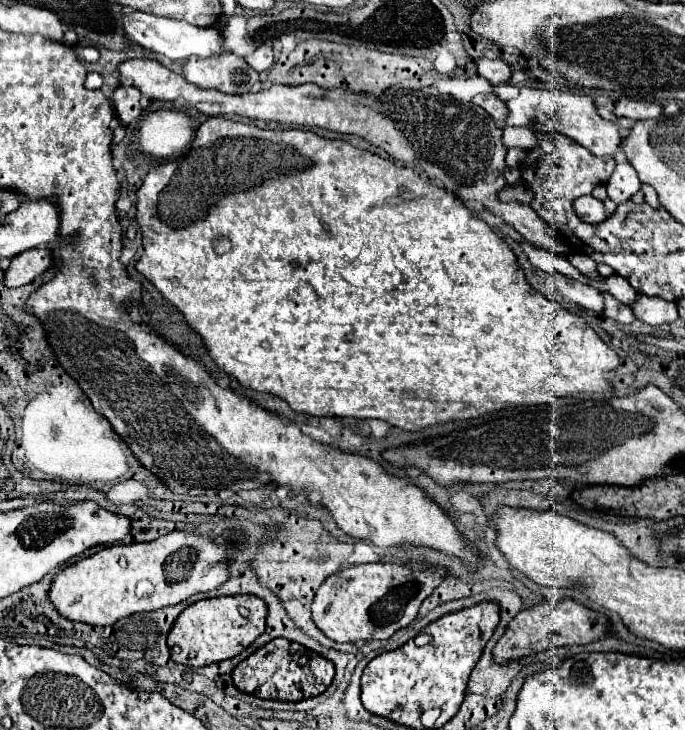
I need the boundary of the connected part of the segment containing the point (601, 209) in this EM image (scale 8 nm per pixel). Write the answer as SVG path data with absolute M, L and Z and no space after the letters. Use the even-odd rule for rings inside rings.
M587 194L587 196L579 196L575 202L573 202L573 208L577 212L577 216L583 220L583 222L589 222L589 224L599 224L607 218L605 214L605 206L601 200L597 200L595 196Z

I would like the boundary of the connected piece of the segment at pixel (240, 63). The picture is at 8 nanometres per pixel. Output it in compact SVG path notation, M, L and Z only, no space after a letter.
M219 54L213 58L189 58L183 66L187 82L221 90L225 94L243 94L257 84L259 74L237 54Z

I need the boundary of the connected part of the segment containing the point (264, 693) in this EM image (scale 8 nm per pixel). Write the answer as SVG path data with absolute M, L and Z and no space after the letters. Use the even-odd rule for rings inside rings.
M275 638L273 642L265 644L249 658L245 658L241 664L237 664L237 668L233 670L233 682L239 690L253 694L257 698L287 700L287 702L299 702L323 694L333 682L333 676L335 676L335 666L331 660L321 658L319 654L313 654L307 648L289 642L285 638Z

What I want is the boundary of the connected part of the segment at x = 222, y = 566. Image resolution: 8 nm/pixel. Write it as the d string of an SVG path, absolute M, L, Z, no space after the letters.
M173 530L151 542L115 544L59 572L51 584L49 598L59 614L69 620L93 626L115 624L135 612L179 604L193 594L223 586L229 580L231 554L245 546L245 534L239 530L225 530L221 534Z

